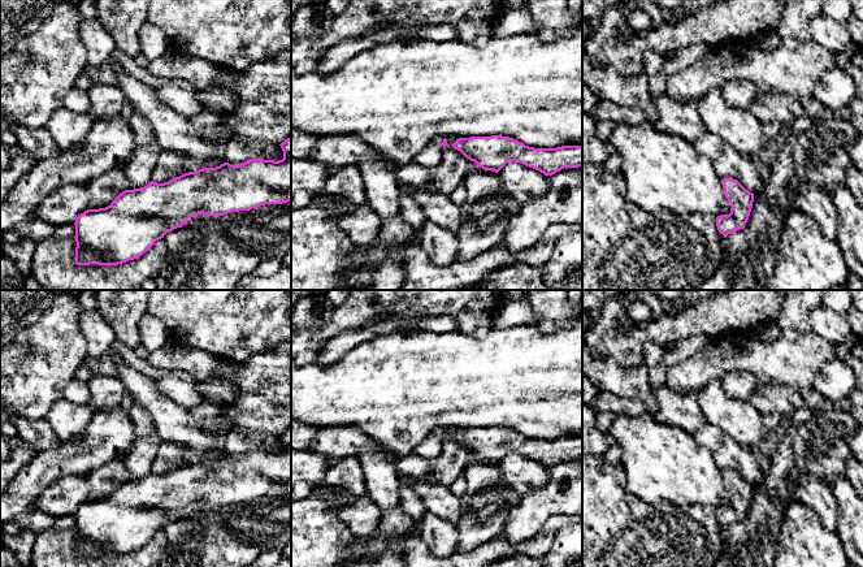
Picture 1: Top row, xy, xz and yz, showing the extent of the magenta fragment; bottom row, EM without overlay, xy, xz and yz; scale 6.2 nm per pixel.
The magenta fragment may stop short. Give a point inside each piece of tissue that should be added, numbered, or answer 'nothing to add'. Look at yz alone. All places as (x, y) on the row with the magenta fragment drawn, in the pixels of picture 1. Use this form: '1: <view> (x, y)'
nothing to add

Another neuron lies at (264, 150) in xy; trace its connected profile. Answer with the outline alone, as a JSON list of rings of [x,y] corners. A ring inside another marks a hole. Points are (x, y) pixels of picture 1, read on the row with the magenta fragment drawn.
[[[239,135],[231,138],[221,147],[224,163],[240,165],[251,159],[282,160],[283,151],[279,144],[265,140],[243,139]]]

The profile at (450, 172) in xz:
[[[448,135],[446,139],[442,161],[433,169],[429,187],[435,192],[450,195],[470,169],[470,160],[452,147],[457,137]]]

